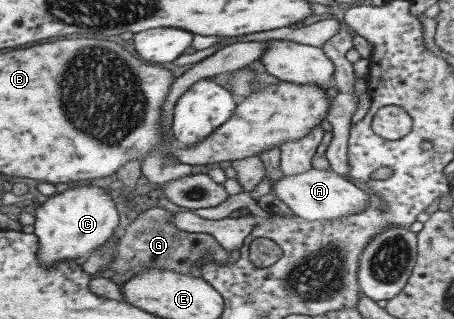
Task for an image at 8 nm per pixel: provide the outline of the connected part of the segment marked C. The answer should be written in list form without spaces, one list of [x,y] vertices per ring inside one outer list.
[[[90,183],[66,189],[37,204],[34,217],[33,234],[38,237],[40,245],[38,258],[46,268],[60,264],[63,260],[84,260],[103,245],[120,224],[114,192]]]

